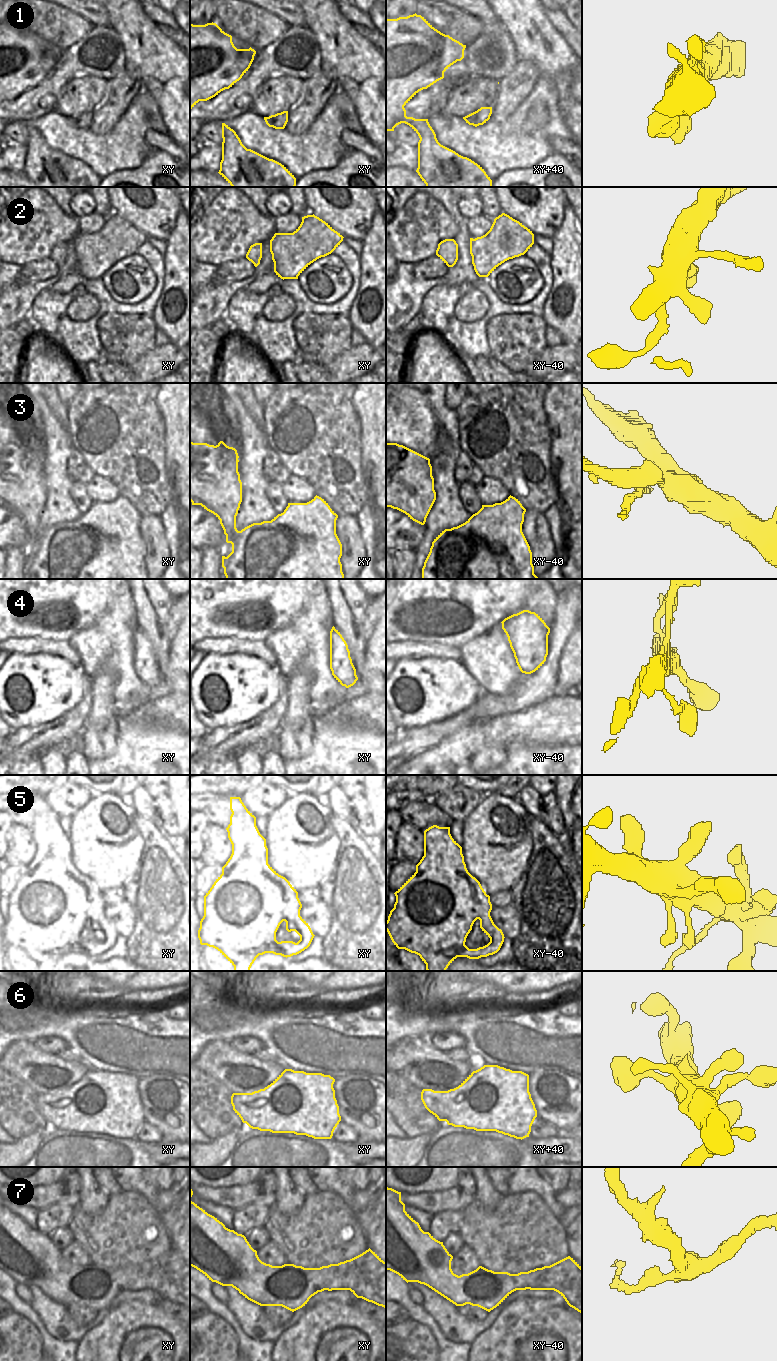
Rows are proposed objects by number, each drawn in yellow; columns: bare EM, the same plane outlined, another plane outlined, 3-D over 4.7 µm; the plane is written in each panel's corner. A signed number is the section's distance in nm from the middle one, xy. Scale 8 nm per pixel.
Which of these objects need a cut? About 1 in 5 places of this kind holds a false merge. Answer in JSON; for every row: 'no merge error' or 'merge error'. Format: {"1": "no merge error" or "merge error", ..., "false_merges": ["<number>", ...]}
{"1": "no merge error", "2": "no merge error", "3": "merge error", "4": "no merge error", "5": "no merge error", "6": "no merge error", "7": "no merge error", "false_merges": ["3"]}

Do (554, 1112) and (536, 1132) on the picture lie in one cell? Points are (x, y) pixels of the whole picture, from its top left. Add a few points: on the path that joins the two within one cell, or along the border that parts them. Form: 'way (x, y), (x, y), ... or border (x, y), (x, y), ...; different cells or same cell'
border (537, 1116), (551, 1122), (560, 1131); different cells

